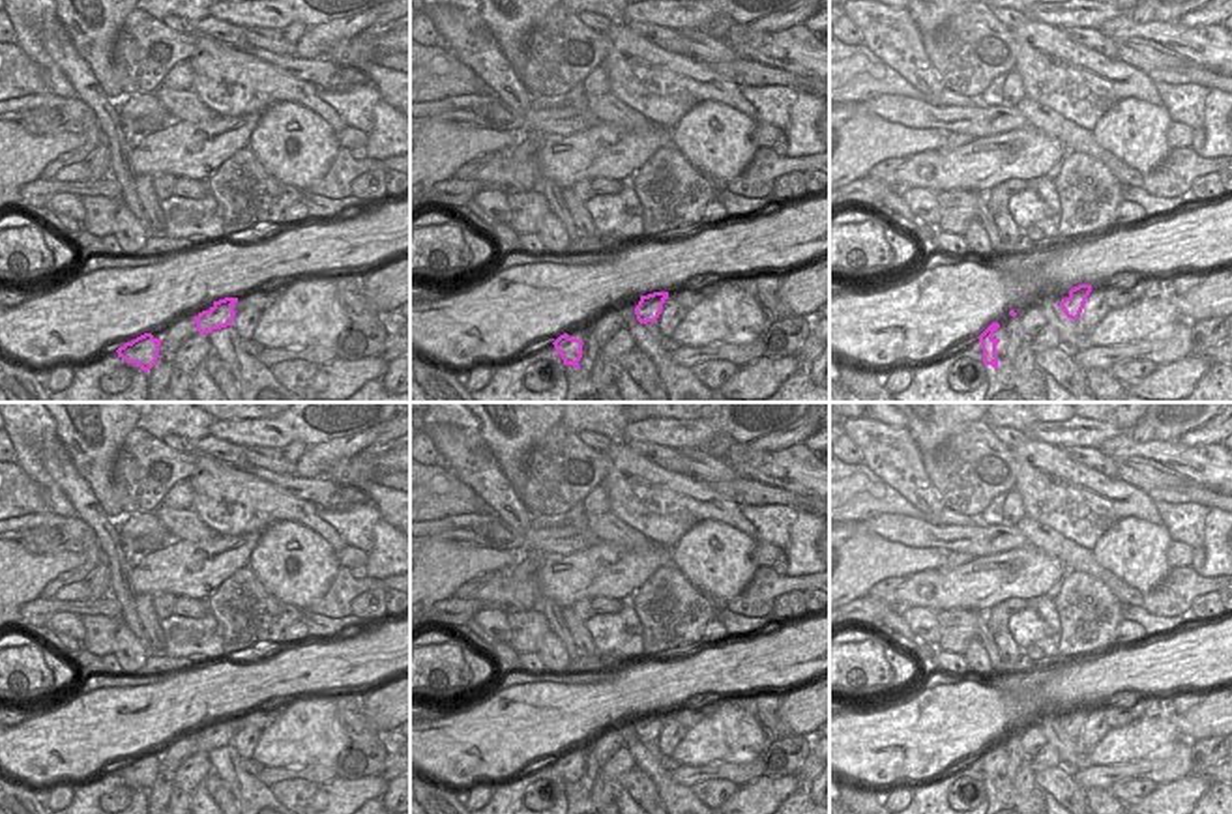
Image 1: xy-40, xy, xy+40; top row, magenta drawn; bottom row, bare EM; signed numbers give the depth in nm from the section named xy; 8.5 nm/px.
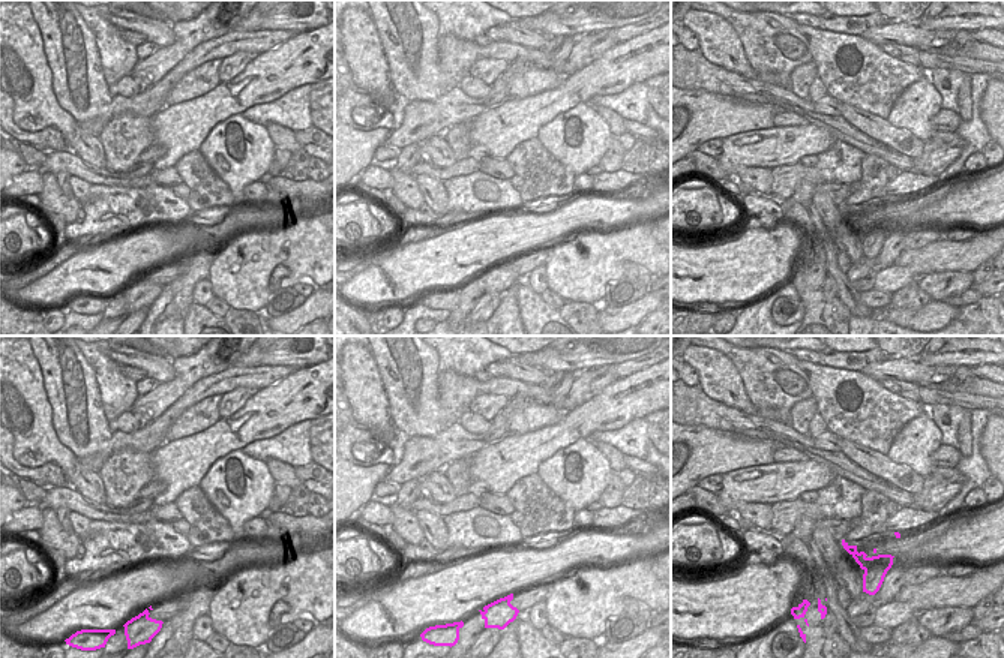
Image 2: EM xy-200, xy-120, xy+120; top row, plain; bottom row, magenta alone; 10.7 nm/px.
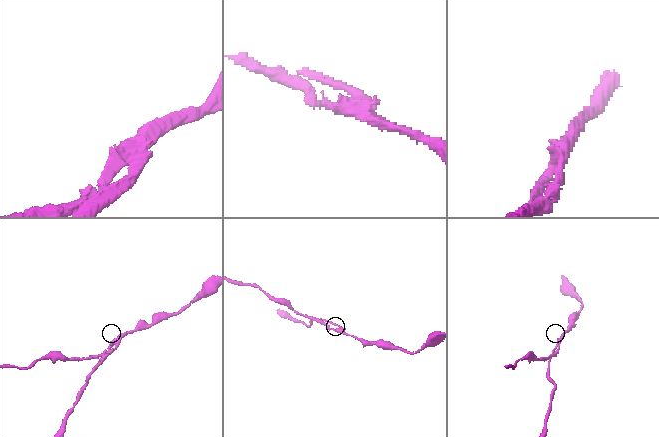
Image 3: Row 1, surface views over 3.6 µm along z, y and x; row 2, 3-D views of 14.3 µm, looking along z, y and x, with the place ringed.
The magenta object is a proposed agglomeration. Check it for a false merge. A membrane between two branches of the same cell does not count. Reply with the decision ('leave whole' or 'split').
split

